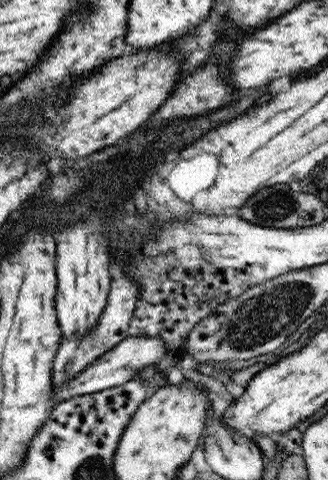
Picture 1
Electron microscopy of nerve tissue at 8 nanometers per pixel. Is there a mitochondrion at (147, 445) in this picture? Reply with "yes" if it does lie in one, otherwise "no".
no

